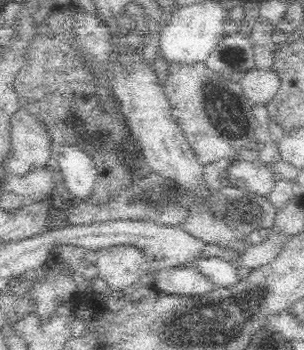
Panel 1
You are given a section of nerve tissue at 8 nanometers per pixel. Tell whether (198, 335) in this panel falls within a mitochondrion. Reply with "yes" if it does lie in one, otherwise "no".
yes

